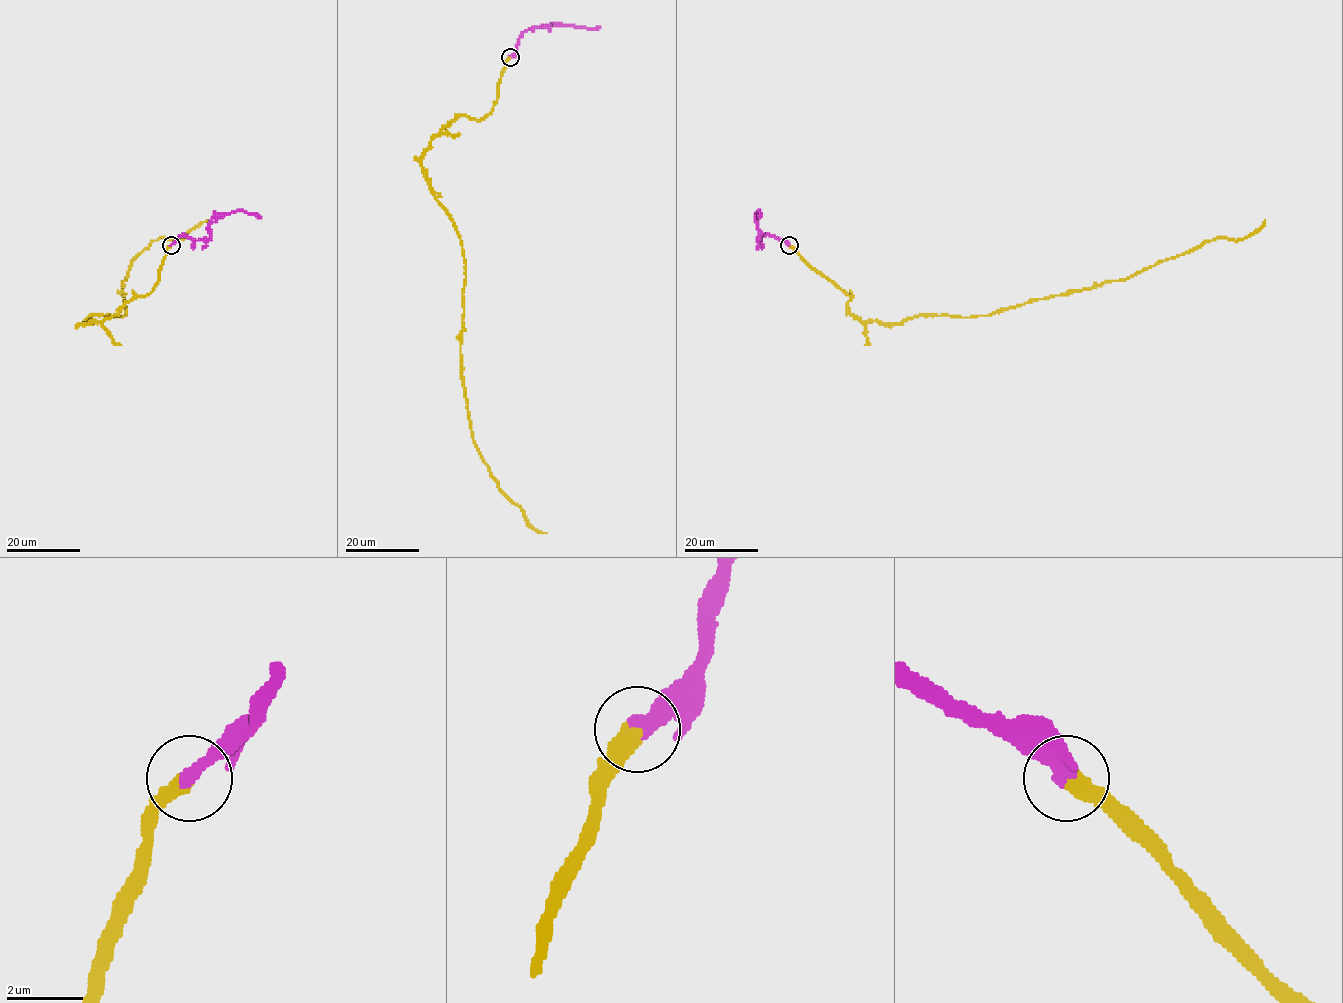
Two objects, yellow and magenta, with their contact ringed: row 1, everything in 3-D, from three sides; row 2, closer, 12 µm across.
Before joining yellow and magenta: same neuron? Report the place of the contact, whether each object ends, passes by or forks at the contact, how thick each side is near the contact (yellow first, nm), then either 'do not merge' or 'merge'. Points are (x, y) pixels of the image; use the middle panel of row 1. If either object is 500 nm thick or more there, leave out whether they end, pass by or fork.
place (510, 57); yellow ends; magenta ends; calibres 480 and 440 nm; merge

